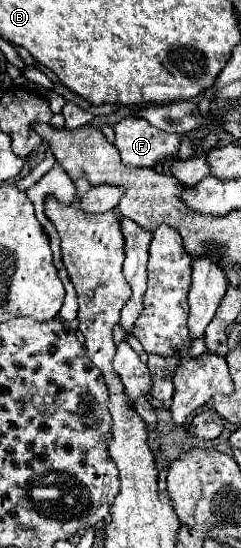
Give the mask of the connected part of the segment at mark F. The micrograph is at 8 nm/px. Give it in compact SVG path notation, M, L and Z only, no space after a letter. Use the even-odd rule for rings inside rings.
M126 117L120 123L114 125L116 131L116 149L120 151L122 163L130 167L154 167L156 163L164 161L170 155L178 153L180 147L180 135L166 133L156 127L152 127L146 119L140 117Z

